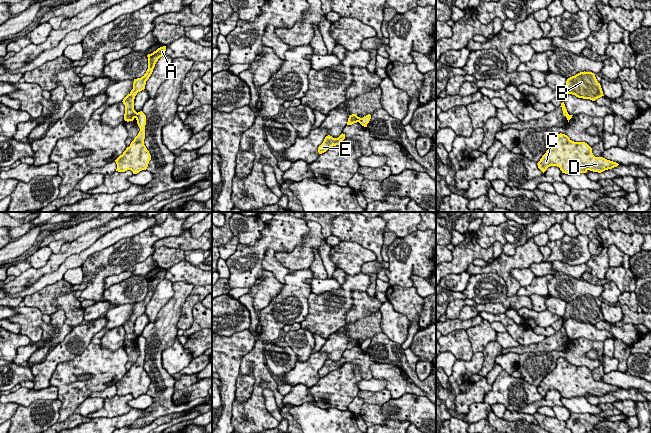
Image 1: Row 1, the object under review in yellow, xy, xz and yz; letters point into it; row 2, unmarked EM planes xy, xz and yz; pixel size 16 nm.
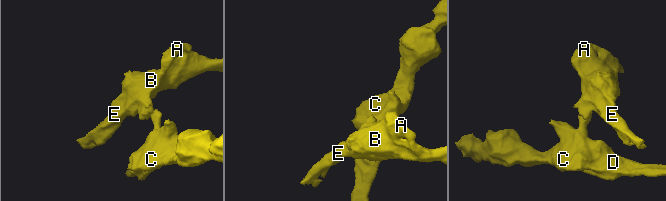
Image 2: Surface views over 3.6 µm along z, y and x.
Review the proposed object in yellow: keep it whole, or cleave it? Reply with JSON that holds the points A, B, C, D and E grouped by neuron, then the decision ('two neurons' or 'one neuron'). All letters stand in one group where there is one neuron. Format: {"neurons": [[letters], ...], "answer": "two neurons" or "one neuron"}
{"neurons": [["A", "B", "E"], ["C", "D"]], "answer": "two neurons"}

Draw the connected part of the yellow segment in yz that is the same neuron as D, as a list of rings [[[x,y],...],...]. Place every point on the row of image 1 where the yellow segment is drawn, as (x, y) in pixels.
[[[558,134],[556,143],[546,151],[538,168],[544,173],[548,167],[557,166],[562,173],[586,173],[588,170],[601,173],[619,164],[603,157],[595,157],[592,148],[585,142],[574,142],[565,134]]]

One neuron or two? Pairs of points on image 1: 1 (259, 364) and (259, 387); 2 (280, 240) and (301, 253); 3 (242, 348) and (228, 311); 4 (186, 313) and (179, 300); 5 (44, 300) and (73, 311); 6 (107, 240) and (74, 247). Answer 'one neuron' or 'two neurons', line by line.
1: one neuron
2: two neurons
3: two neurons
4: two neurons
5: one neuron
6: two neurons

